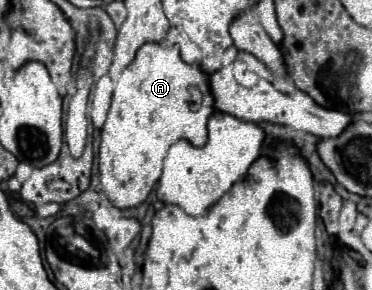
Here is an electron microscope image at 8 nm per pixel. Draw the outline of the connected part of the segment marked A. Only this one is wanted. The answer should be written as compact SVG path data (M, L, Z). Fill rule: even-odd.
M160 42L140 46L134 60L120 72L112 106L100 134L100 182L112 204L130 208L144 202L160 178L168 148L176 144L176 140L188 140L192 146L206 144L206 124L214 114L208 80L210 76L198 64L182 62L178 46L164 46ZM198 84L202 84L202 90ZM186 96L190 112L186 110Z

